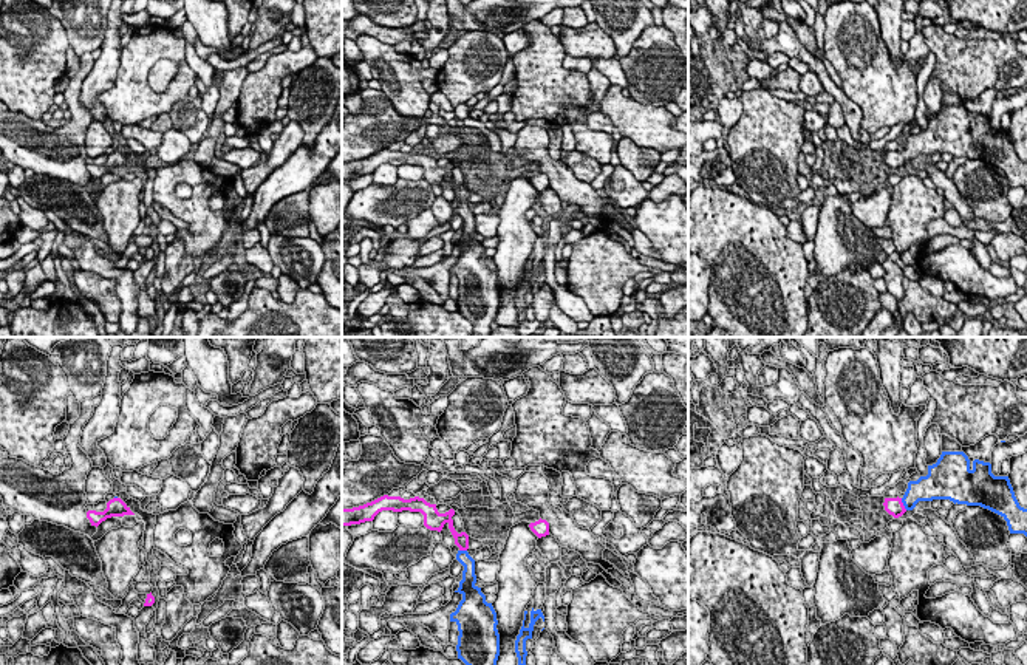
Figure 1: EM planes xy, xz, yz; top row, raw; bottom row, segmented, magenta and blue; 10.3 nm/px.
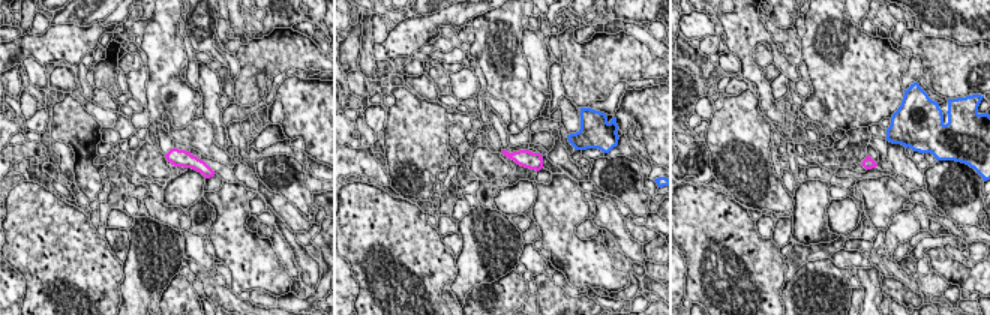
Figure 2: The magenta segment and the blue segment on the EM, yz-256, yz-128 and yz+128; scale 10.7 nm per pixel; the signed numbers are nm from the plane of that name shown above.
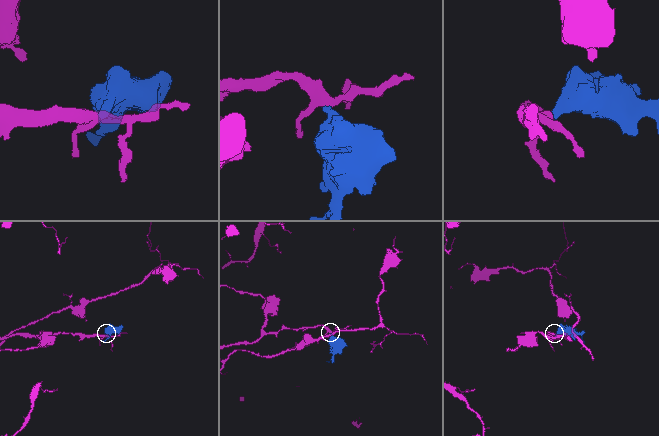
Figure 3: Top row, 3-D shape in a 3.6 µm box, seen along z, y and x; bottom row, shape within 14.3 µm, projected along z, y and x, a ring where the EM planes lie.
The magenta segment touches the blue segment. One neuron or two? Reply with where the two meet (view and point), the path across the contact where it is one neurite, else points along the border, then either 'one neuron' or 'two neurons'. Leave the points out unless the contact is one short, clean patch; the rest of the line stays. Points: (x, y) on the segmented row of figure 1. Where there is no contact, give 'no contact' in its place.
contact yz (902, 504); way yz (894, 506), (902, 504), (917, 491); one neuron

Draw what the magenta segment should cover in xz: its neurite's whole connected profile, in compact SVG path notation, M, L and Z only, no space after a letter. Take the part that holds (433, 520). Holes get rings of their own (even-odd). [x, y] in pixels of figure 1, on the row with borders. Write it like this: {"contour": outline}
{"contour": "M384 495L371 503L353 509L342 509L342 526L360 524L373 521L382 510L393 512L421 512L424 526L430 530L441 532L444 524L455 538L459 547L456 560L464 566L462 580L455 592L462 595L455 612L450 614L450 622L458 625L458 659L466 665L496 665L500 656L500 634L496 629L498 620L492 603L486 602L486 595L478 588L475 575L475 560L469 555L469 535L458 534L453 527L452 517L455 510L439 513L436 504L427 503L424 498L415 496L404 500L401 496Z"}

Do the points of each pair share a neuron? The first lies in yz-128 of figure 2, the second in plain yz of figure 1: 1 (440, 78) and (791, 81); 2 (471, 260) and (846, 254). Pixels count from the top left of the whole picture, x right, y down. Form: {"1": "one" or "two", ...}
{"1": "one", "2": "one"}

